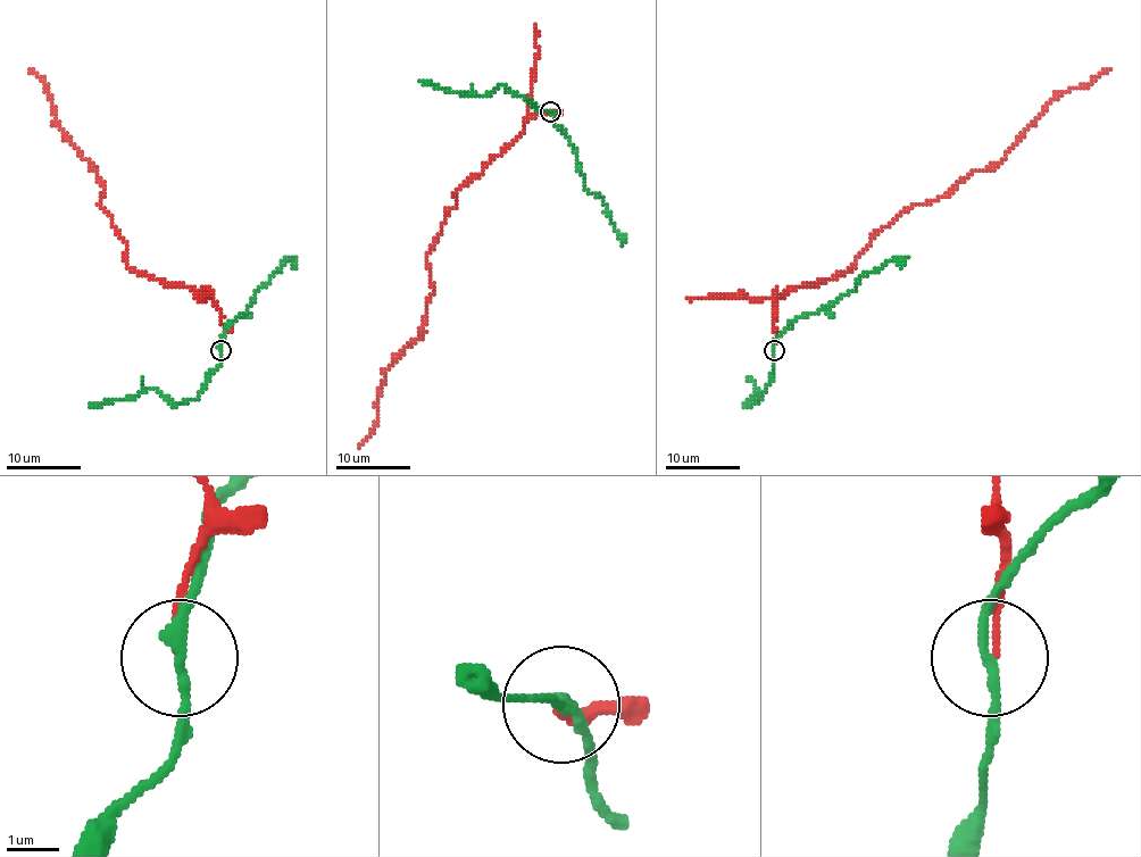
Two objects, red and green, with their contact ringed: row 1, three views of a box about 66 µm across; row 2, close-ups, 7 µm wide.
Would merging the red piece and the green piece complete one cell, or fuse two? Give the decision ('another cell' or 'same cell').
another cell

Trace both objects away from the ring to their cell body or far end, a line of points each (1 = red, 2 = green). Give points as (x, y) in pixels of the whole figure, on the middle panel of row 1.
1: (549, 111), (531, 117), (456, 194), (427, 256), (435, 293), (424, 333), (384, 372), (376, 424), (358, 449)
2: (549, 111), (577, 155), (585, 189), (604, 201), (606, 215), (623, 244)

